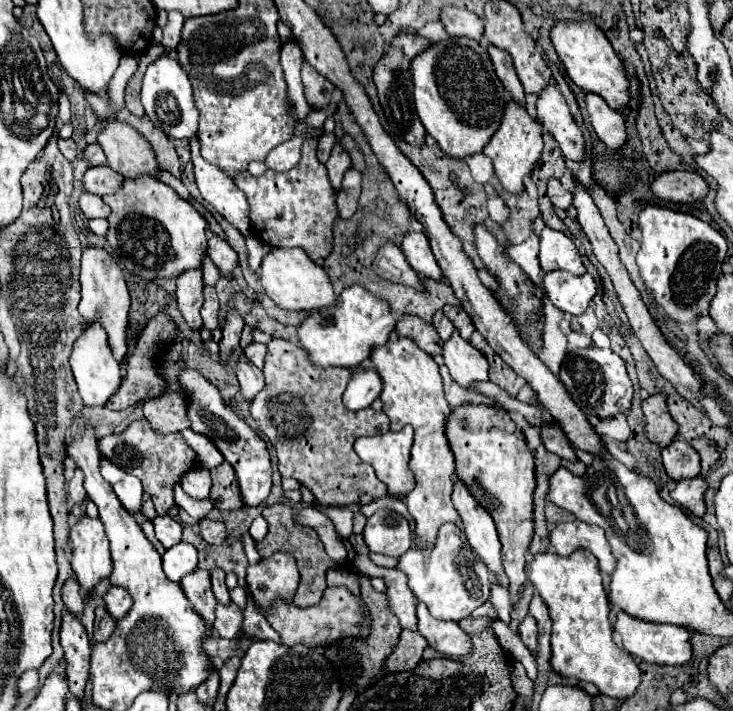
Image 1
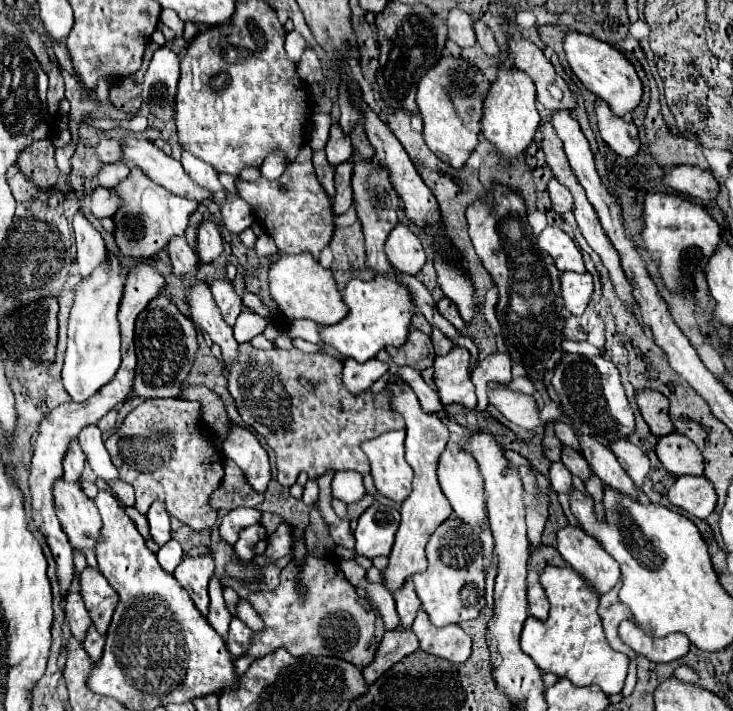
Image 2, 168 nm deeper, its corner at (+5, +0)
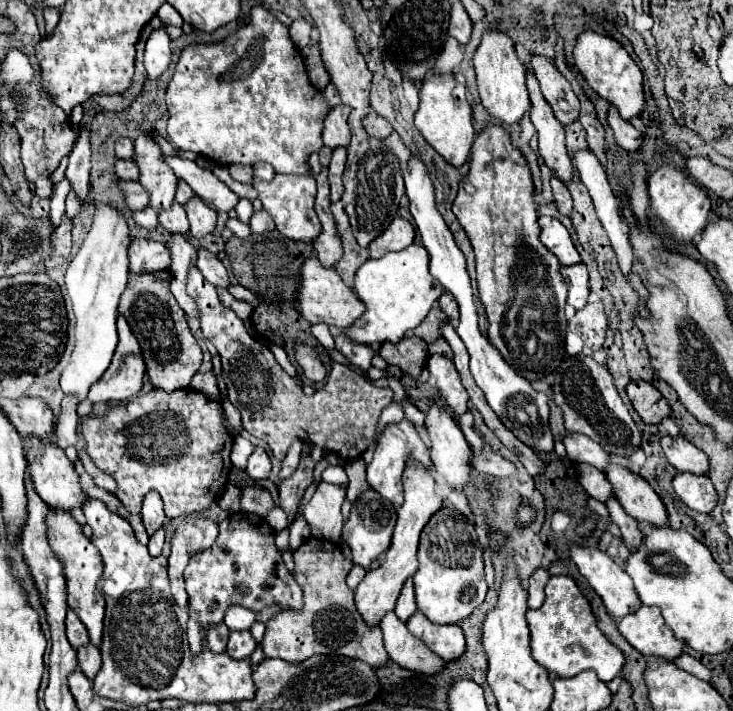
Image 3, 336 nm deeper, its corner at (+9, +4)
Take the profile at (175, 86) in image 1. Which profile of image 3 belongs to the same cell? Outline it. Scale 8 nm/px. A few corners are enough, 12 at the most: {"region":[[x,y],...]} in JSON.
{"region":[[165,29],[151,33],[145,47],[149,79],[159,79],[171,63]]}

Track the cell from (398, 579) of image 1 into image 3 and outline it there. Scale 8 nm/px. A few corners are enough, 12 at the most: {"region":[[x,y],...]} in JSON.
{"region":[[407,579],[397,599],[395,615],[407,621],[417,611],[413,579]]}

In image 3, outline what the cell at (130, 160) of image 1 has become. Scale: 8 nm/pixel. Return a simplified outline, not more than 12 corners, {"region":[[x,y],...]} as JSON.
{"region":[[163,157],[217,211],[231,211],[239,197],[195,161]]}

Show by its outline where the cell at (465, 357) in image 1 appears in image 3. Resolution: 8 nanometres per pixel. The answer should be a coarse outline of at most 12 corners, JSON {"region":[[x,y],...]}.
{"region":[[453,359],[427,361],[439,393],[457,415],[467,411],[467,395]]}

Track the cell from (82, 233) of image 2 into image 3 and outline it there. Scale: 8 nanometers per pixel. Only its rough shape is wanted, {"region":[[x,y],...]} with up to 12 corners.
{"region":[[81,131],[65,177],[81,205],[89,195],[89,135]]}

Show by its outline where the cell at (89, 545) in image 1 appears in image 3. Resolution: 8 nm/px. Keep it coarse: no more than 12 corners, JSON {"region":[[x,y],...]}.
{"region":[[25,441],[35,491],[51,509],[87,503],[75,467],[55,443]]}

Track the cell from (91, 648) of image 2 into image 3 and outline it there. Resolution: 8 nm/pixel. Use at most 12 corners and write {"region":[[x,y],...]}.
{"region":[[99,647],[77,649],[79,669],[89,679],[101,667]]}

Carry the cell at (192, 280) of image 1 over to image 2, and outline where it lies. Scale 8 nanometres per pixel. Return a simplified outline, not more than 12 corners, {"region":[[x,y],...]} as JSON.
{"region":[[185,237],[167,245],[175,273],[187,277],[199,261]]}

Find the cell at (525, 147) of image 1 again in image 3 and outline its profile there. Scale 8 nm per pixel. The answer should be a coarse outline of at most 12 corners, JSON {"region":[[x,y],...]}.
{"region":[[489,31],[473,63],[485,111],[507,125],[531,109],[515,43]]}

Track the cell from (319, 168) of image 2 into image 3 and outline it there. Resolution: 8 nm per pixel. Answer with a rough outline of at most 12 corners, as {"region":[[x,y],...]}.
{"region":[[327,167],[315,175],[315,211],[323,225],[315,251],[323,267],[341,255],[339,233],[329,209]]}

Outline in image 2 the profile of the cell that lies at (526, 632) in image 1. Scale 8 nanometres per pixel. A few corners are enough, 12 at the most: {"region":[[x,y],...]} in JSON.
{"region":[[545,567],[551,609],[521,649],[545,673],[621,693],[629,659],[605,639],[597,597]]}

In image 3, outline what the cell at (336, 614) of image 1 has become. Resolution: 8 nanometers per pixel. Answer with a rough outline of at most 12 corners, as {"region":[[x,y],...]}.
{"region":[[307,539],[293,555],[303,609],[279,607],[265,657],[301,663],[337,653],[381,667],[345,585],[337,543]]}

